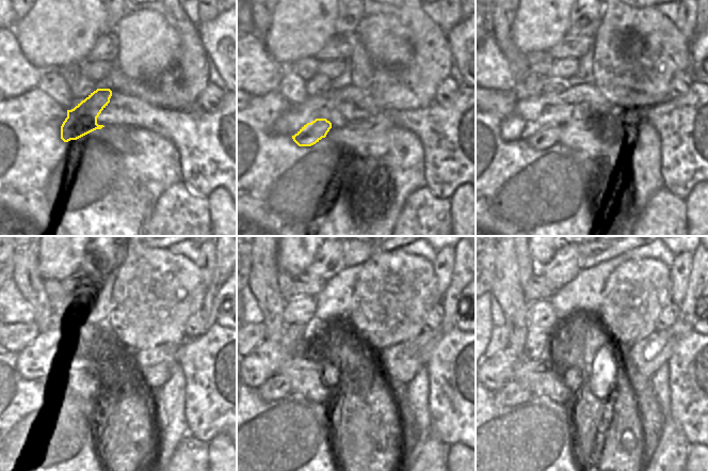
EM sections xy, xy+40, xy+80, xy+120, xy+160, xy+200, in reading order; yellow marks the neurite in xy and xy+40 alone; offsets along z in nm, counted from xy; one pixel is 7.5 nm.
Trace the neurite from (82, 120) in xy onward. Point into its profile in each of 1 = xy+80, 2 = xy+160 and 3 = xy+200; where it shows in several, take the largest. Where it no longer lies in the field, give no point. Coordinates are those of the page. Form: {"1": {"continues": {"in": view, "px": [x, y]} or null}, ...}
{"1": {"continues": {"in": "xy+80", "px": [545, 138]}}, "2": {"continues": {"in": "xy+160", "px": [277, 387]}}, "3": {"continues": {"in": "xy+200", "px": [513, 392]}}}

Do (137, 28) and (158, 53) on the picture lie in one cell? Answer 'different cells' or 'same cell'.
same cell

